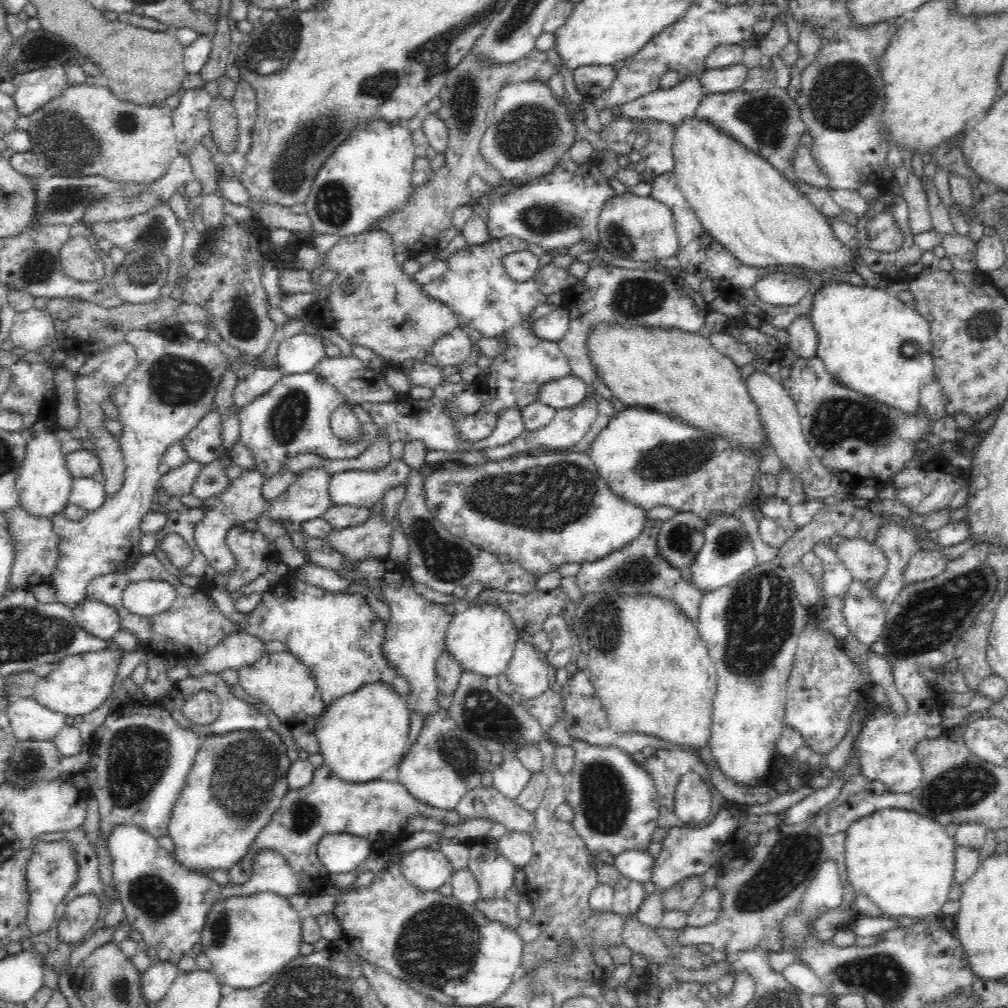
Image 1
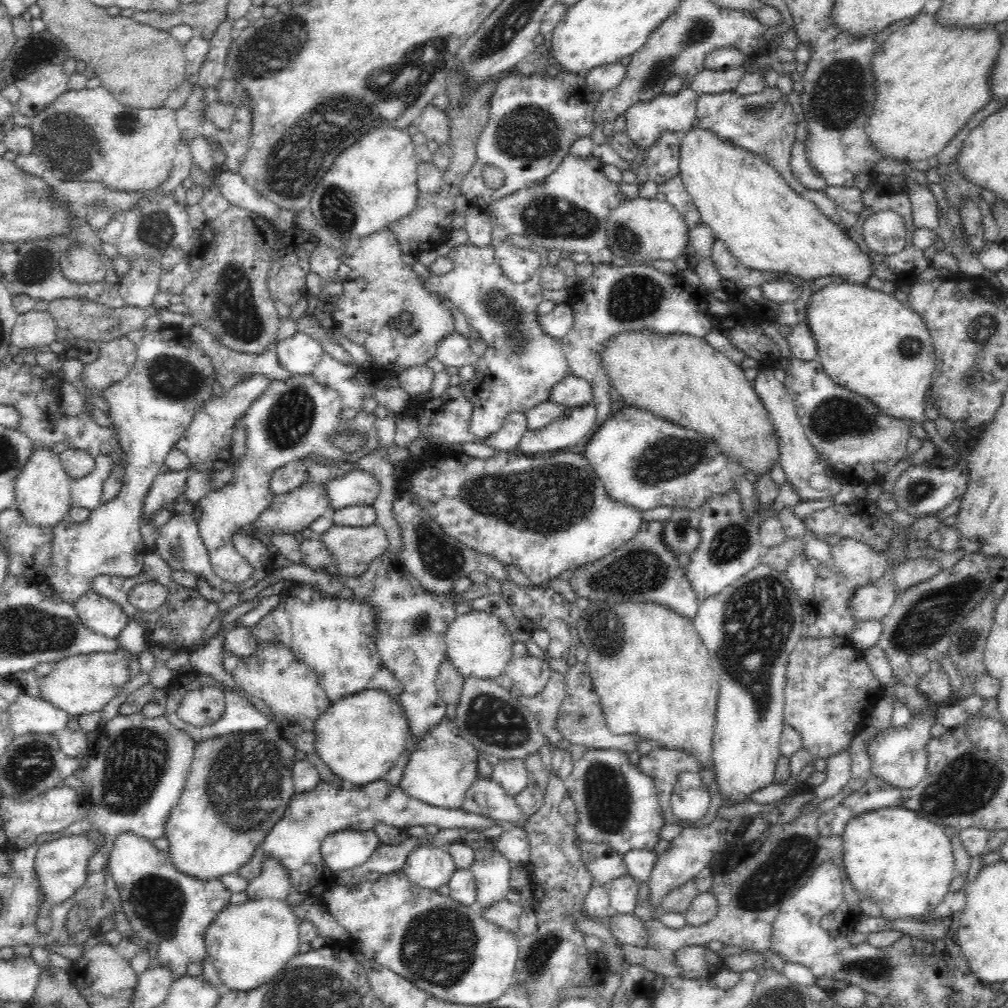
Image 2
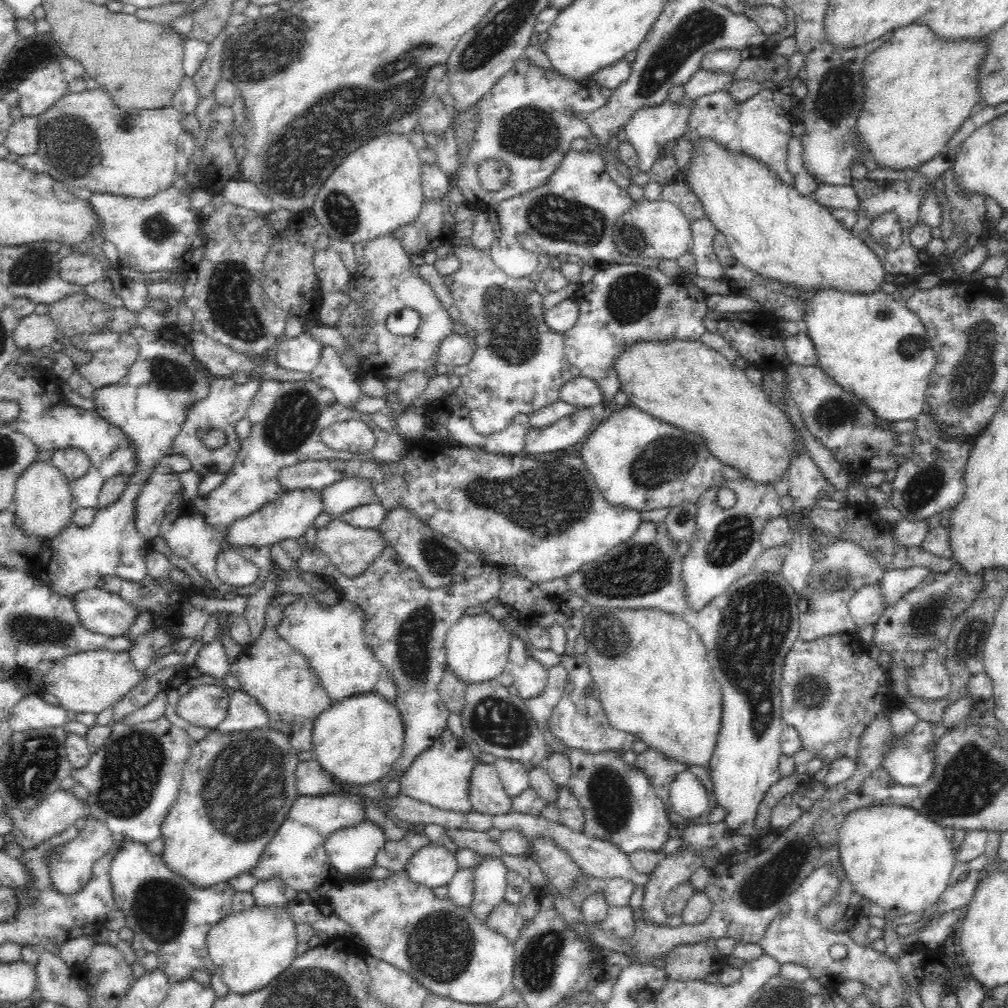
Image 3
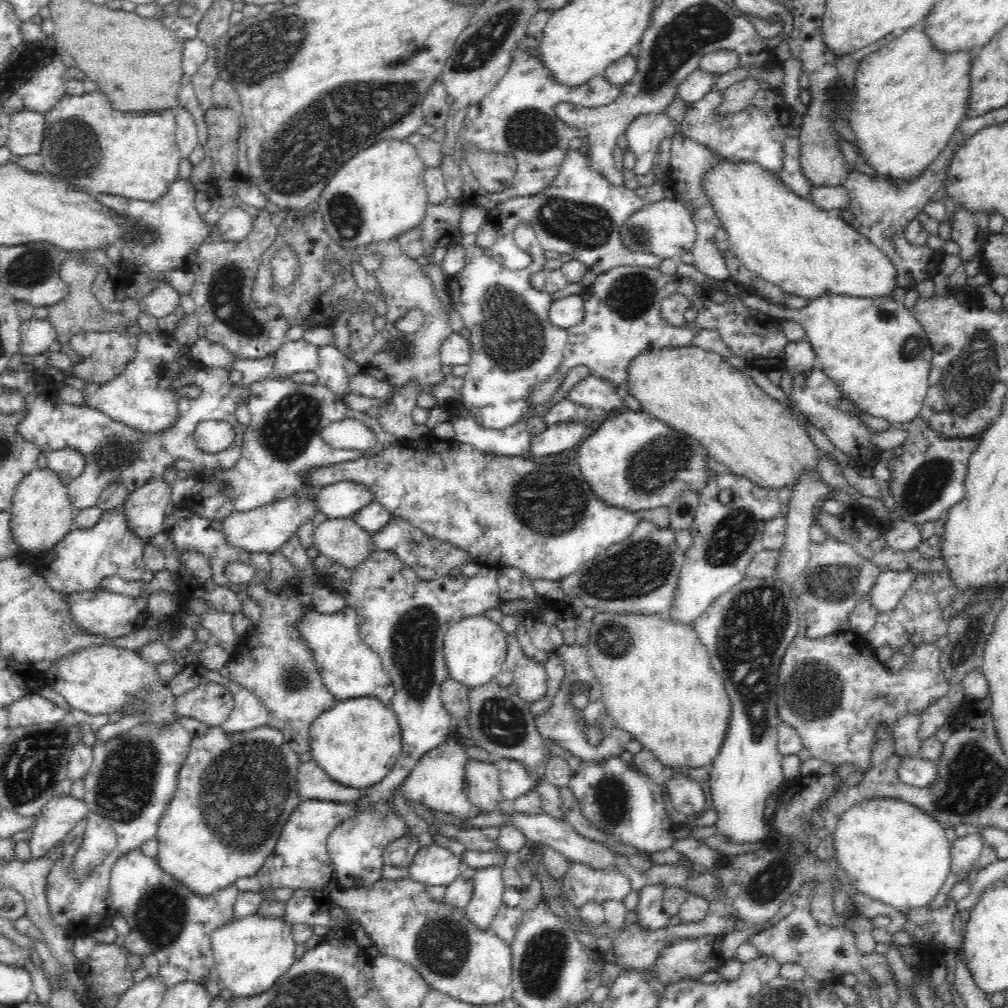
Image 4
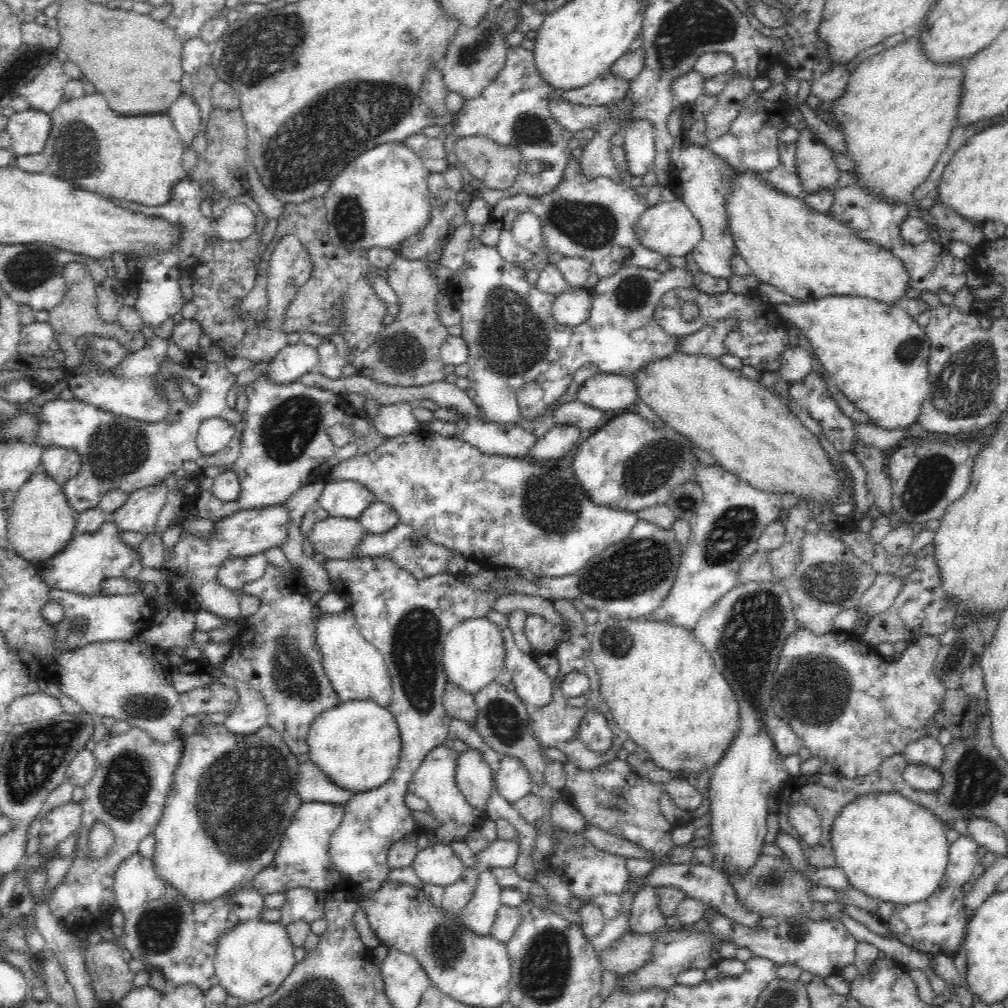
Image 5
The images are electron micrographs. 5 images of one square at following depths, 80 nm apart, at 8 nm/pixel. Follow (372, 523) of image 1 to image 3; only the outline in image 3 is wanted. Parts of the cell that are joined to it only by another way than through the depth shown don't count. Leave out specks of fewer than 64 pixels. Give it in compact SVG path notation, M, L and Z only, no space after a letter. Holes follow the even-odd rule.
M330 518L330 522L317 530L315 544L322 553L328 555L331 563L340 569L342 574L353 577L362 574L382 552L388 548L387 540L378 528L358 528L340 520Z

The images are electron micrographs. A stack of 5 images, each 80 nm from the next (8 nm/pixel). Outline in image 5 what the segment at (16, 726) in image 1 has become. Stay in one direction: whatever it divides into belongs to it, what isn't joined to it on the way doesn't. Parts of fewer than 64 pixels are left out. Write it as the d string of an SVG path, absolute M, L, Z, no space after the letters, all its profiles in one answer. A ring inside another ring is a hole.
M35 692L16 698L10 703L7 717L12 726L34 721L48 722L62 713L60 701L44 692Z

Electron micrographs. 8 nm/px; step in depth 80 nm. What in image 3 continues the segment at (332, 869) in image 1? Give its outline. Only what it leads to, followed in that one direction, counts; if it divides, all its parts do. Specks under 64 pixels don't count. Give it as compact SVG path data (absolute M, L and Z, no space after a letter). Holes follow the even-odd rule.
M368 821L334 832L326 839L324 850L334 870L363 883L368 881L374 858L385 842L384 832Z

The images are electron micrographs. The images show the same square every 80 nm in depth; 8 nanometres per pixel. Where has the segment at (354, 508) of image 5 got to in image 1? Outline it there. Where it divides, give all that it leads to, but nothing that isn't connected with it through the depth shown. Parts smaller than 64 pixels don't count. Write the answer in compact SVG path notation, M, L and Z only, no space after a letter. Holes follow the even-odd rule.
M392 459L378 470L352 469L333 473L329 480L329 495L333 504L371 509L387 490L404 485L410 471L403 459Z

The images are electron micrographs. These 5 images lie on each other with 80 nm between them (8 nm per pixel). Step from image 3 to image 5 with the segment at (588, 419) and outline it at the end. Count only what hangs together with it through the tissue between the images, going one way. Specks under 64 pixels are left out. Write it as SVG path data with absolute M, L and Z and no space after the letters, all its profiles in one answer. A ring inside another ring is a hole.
M571 425L554 426L546 434L537 437L528 457L539 463L558 460L578 445L576 442L580 442L581 432L578 427Z

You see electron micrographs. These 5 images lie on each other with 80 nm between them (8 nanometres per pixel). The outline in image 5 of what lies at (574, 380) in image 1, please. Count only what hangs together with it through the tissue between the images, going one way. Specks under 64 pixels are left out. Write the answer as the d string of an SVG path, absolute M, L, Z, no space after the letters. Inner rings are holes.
M598 373L582 383L576 398L600 412L628 408L637 398L633 375Z

